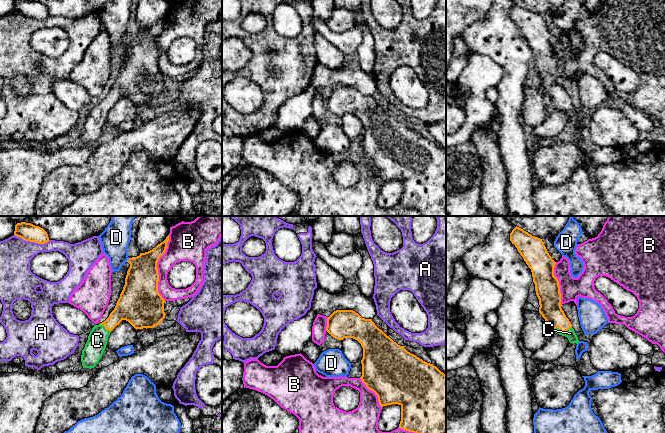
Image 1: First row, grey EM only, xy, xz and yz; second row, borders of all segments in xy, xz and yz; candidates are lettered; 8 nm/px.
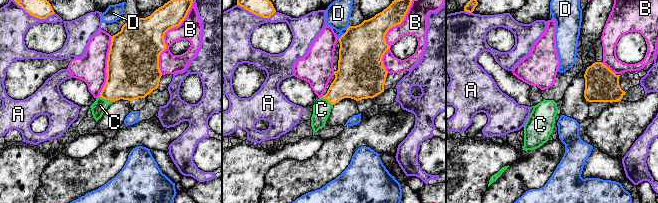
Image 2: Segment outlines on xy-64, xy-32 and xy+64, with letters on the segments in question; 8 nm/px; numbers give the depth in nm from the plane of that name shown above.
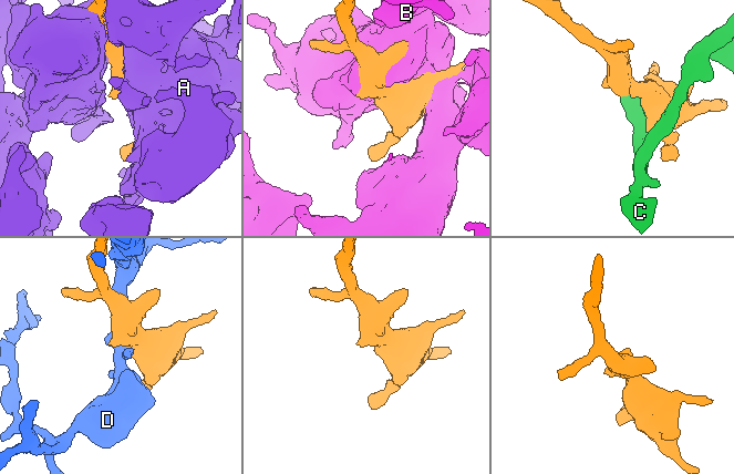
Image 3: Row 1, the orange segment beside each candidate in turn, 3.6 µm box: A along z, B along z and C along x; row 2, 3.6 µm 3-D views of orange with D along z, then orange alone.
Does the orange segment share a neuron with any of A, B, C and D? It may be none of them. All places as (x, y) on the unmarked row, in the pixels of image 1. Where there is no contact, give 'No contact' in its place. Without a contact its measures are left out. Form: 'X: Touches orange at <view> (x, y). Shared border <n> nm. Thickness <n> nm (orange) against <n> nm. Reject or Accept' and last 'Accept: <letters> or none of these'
A: Touches orange at xy (32, 17). Shared border 300 nm. Thickness 140 nm (orange) against 260 nm. Reject
B: Touches orange at xy (156, 44). Shared border 550 nm. Thickness 300 nm (orange) against 200 nm. Reject
C: Touches orange at yz (562, 107). Shared border 150 nm. Thickness 180 nm (orange) against 80 nm. Accept
D: Touches orange at xy (127, 36). Shared border 40 nm. Thickness 280 nm (orange) against 220 nm. Reject
Accept: C

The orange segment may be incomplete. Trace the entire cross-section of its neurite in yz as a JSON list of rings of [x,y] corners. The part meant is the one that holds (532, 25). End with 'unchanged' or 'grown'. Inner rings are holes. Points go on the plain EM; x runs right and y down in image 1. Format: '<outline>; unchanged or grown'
[[[517,2],[510,9],[510,17],[531,45],[539,75],[539,89],[552,102],[553,108],[567,113],[570,119],[577,120],[578,113],[561,84],[559,57],[554,52],[556,38],[549,31],[544,18]]]; grown

